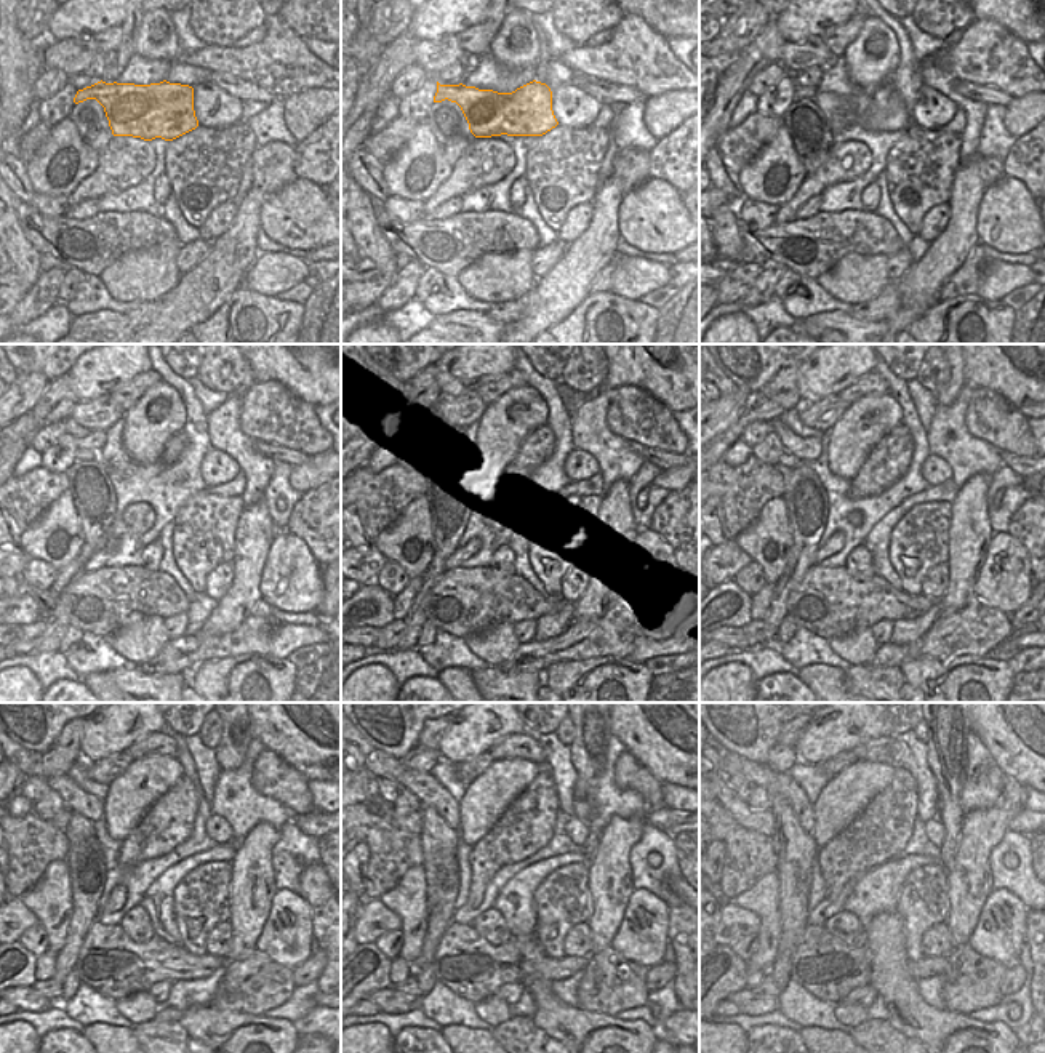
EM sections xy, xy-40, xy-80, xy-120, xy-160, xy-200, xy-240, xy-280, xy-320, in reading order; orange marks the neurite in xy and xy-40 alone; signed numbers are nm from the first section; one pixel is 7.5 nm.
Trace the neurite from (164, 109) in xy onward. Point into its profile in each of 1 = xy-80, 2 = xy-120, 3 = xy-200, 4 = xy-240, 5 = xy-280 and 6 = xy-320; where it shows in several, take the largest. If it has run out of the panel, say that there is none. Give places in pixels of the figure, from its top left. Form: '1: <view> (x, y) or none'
1: xy-80 (884, 109)
2: xy-120 (82, 455)
3: xy-200 (788, 461)
4: xy-240 (60, 820)
5: xy-280 (412, 821)
6: xy-320 (762, 821)

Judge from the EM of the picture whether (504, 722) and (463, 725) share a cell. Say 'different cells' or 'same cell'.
same cell

